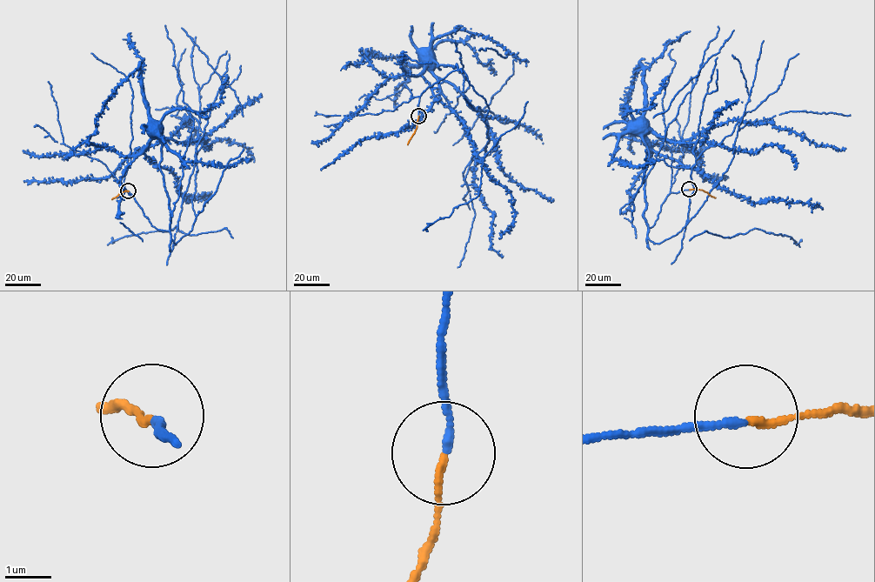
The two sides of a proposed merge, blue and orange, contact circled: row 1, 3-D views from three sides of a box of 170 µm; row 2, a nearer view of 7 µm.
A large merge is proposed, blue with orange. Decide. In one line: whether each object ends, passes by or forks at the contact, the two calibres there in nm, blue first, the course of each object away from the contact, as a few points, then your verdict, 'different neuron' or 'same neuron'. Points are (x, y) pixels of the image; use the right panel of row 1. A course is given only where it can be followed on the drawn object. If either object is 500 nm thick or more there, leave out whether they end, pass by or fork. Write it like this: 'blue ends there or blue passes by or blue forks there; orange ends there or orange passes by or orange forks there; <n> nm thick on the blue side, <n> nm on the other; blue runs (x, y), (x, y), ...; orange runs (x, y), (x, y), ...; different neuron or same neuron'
blue ends there; orange ends there; 150 nm thick on the blue side, 140 nm on the other; blue runs (689, 190), (667, 196), (648, 229), (644, 169), (649, 150), (633, 134), (634, 125); orange runs (689, 189), (702, 190), (716, 197); same neuron

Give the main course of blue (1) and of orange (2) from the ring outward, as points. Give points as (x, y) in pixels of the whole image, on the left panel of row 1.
1: (128, 191), (153, 226), (169, 230), (169, 197), (160, 168), (162, 142), (154, 137), (154, 128)
2: (128, 190), (111, 199)

